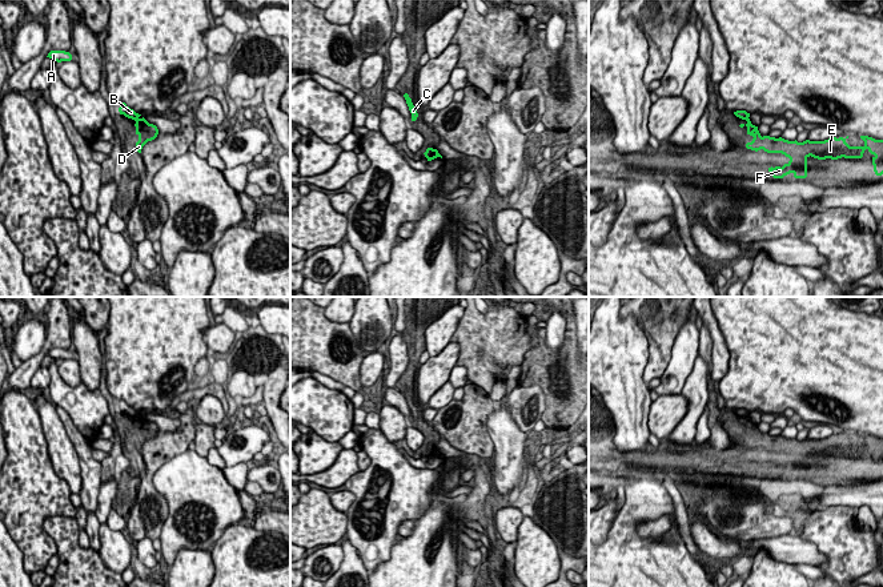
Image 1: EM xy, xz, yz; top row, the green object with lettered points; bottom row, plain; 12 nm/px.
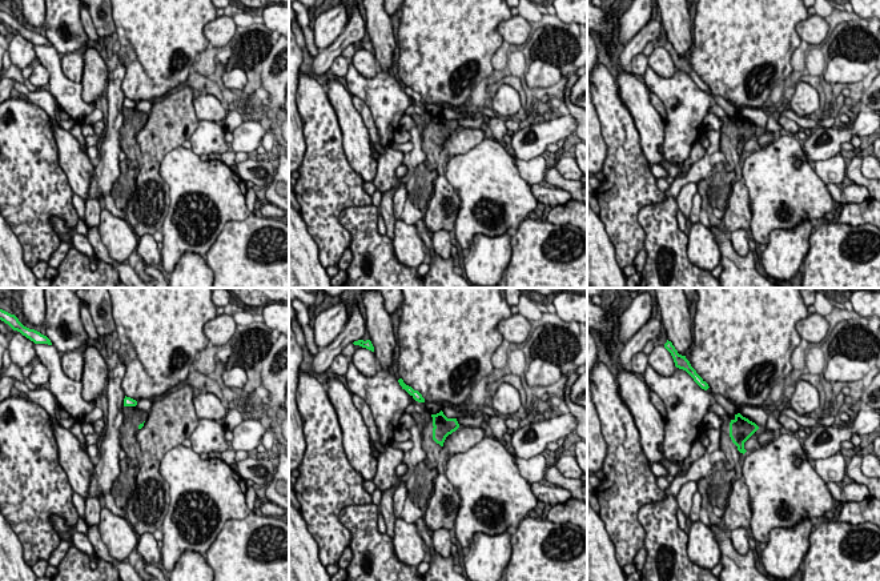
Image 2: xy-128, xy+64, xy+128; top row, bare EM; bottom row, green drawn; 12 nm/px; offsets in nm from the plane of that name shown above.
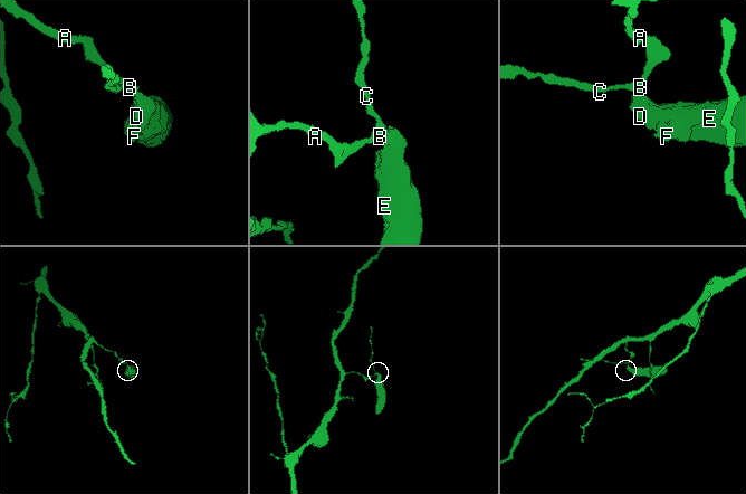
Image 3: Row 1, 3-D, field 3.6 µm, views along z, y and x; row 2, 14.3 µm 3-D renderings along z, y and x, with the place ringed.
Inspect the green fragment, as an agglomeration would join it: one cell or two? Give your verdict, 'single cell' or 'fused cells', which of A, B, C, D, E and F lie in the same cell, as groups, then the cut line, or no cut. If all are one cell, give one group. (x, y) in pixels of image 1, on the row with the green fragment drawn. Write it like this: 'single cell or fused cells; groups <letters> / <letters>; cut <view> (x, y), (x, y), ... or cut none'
fused cells; groups A B C / D E F; cut xy (137, 117), (135, 120)

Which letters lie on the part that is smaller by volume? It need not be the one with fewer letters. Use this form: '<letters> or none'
D, E, F

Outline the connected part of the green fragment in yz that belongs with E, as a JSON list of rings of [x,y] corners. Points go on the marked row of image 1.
[[[746,118],[747,134],[752,136],[752,141],[746,144],[747,149],[760,150],[767,153],[782,153],[790,158],[782,168],[768,168],[770,174],[774,178],[783,178],[792,173],[795,178],[807,177],[807,158],[811,156],[818,160],[838,160],[838,158],[862,158],[867,149],[872,157],[874,172],[876,176],[883,174],[883,140],[875,140],[868,136],[860,136],[864,141],[863,146],[850,146],[843,137],[831,137],[824,141],[810,141],[803,142],[788,141],[782,137],[775,138],[770,136],[760,136],[758,126],[752,125],[750,118]]]

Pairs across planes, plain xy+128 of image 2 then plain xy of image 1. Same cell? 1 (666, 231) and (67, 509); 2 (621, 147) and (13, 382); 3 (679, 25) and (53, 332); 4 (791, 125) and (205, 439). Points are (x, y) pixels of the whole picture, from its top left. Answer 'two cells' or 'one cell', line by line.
1: two cells
2: two cells
3: two cells
4: one cell

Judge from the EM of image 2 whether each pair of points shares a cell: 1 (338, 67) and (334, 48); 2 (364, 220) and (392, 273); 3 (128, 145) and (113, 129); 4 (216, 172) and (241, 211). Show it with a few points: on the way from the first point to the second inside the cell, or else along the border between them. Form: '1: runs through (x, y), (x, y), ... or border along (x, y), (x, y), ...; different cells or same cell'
1: border along (341, 55), (329, 68); different cells
2: runs through (364, 233), (369, 248), (378, 260); same cell
3: border along (123, 107), (121, 151); different cells
4: runs through (216, 181), (216, 185), (232, 201); same cell

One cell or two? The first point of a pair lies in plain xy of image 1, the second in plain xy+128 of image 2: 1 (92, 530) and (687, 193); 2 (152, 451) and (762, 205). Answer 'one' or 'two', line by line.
1: one
2: two

